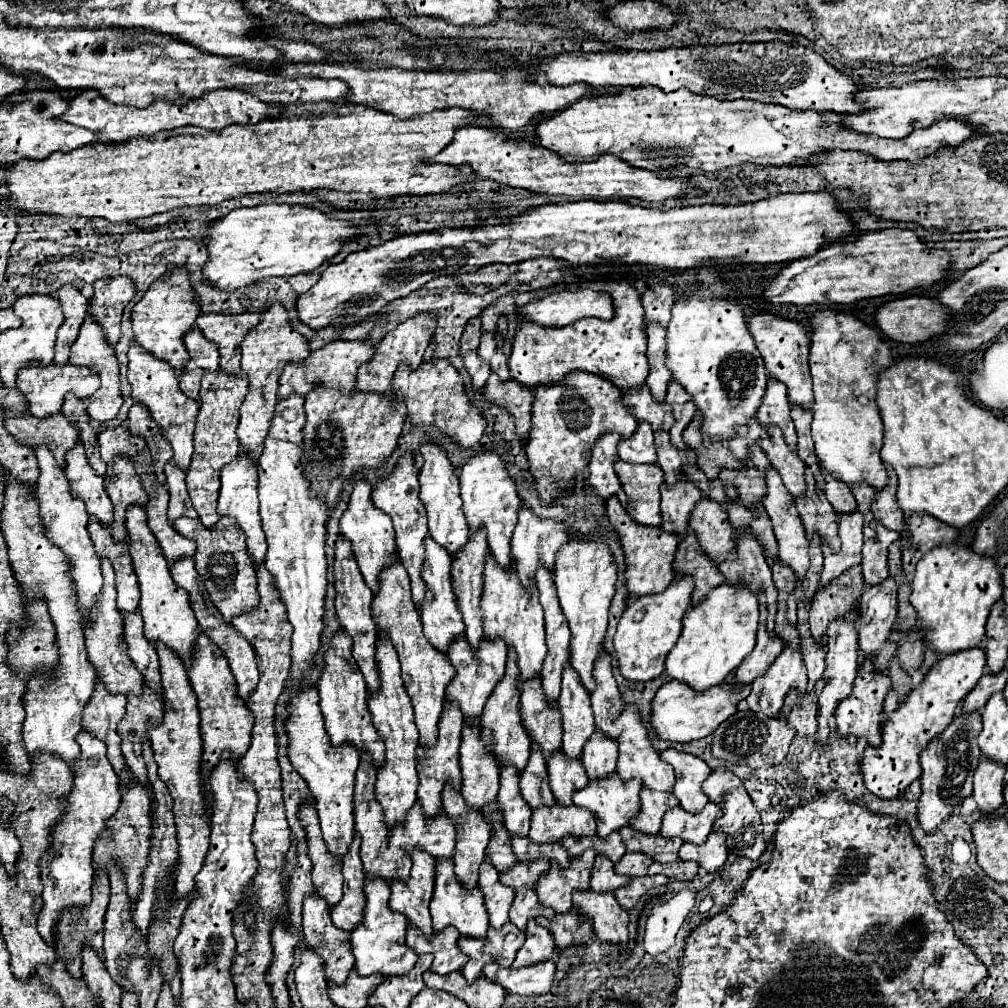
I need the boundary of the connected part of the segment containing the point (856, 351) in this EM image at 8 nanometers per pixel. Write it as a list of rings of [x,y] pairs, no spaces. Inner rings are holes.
[[[820,310],[812,316],[812,342],[810,342],[810,374],[814,382],[814,406],[812,406],[812,438],[816,444],[816,456],[820,466],[836,476],[840,482],[854,484],[870,484],[874,490],[882,490],[888,484],[888,474],[884,462],[880,458],[882,448],[882,416],[876,406],[876,390],[880,374],[892,364],[892,354],[886,342],[878,336],[876,330],[868,328],[858,318],[838,312],[838,310]]]

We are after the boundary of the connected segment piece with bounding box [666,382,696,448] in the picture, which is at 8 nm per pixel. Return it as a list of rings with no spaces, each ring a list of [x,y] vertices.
[[[670,382],[668,384],[666,404],[672,408],[672,414],[674,414],[674,420],[676,420],[676,424],[670,428],[670,442],[676,448],[686,448],[684,442],[682,442],[682,430],[694,418],[696,406],[694,406],[692,398],[686,394],[686,390],[680,384],[676,384],[676,382]]]

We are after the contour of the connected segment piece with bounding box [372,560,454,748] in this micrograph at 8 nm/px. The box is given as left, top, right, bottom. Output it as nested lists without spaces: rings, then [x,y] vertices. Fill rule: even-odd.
[[[400,560],[392,568],[384,570],[384,574],[380,574],[380,590],[372,602],[372,618],[376,622],[378,636],[386,636],[398,652],[402,664],[402,680],[414,704],[416,726],[420,732],[418,742],[422,748],[432,748],[436,746],[438,738],[438,720],[444,708],[444,690],[452,682],[454,670],[450,660],[438,650],[434,650],[422,634],[420,614],[410,598],[410,580]]]

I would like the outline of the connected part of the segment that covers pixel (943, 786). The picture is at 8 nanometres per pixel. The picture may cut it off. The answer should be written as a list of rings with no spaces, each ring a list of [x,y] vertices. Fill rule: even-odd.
[[[980,712],[972,714],[956,714],[952,724],[940,734],[940,738],[932,740],[928,748],[920,754],[922,764],[922,794],[918,800],[918,822],[924,832],[932,834],[948,816],[956,804],[972,794],[972,774],[980,762],[980,748],[978,748],[978,734],[982,730]]]

